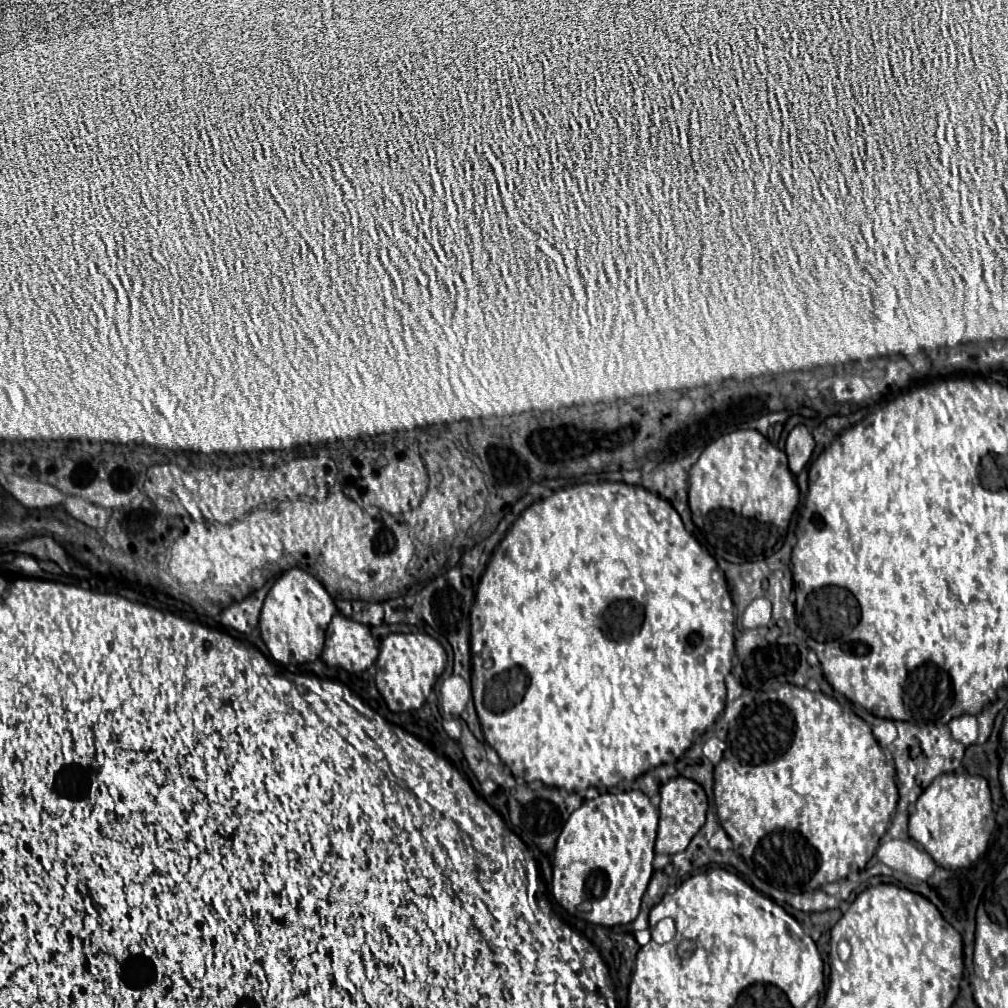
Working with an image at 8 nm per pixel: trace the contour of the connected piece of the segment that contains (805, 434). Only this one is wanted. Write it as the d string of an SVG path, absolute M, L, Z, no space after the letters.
M797 425L789 437L787 437L787 447L785 447L785 453L789 457L789 469L791 471L801 471L811 453L813 453L813 447L815 447L815 441L813 441L813 435L809 433L809 429L805 425Z

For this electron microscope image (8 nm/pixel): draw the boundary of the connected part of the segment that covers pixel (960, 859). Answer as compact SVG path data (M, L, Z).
M947 773L937 777L917 799L915 813L909 817L909 835L925 847L937 865L961 869L985 855L995 827L988 782L975 775Z

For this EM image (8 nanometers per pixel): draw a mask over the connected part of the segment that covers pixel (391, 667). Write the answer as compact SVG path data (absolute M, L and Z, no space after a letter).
M391 633L381 641L379 657L377 657L377 673L375 673L375 685L383 699L387 701L387 707L391 711L411 711L419 709L427 695L431 693L437 677L445 669L445 649L439 641L427 635L403 635L403 633Z

